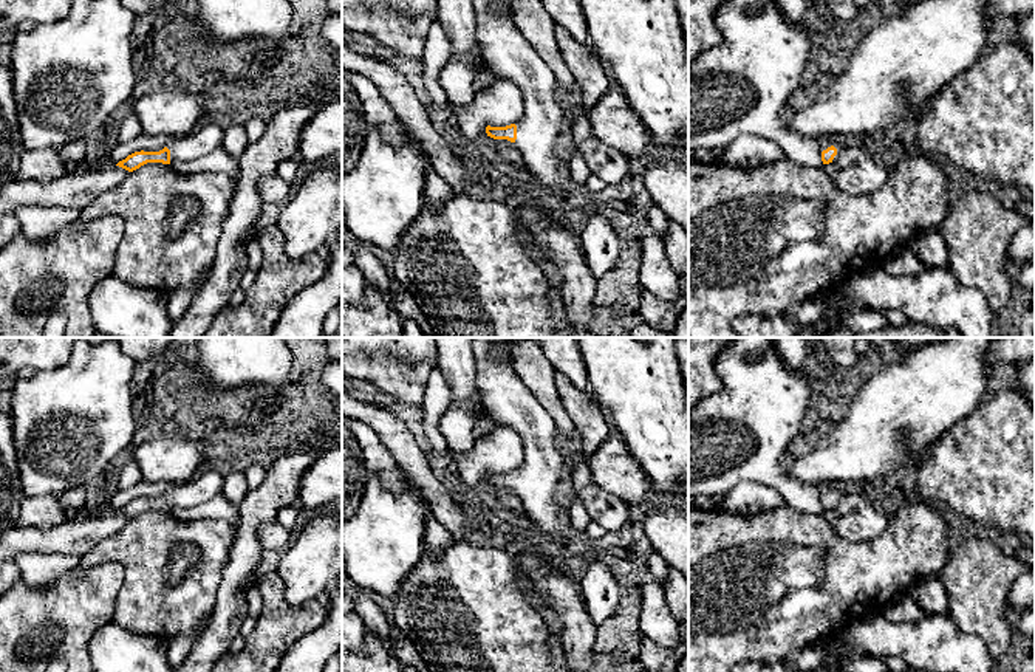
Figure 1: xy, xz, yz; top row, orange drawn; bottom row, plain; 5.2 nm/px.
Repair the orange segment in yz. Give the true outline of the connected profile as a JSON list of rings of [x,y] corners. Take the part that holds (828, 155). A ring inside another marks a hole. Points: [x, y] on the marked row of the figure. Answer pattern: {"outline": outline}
{"outline": [[[829,138],[820,144],[820,153],[823,164],[829,164],[839,158],[839,155],[846,149],[842,138]]]}

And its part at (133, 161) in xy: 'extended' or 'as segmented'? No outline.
extended

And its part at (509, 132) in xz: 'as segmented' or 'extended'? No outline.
extended

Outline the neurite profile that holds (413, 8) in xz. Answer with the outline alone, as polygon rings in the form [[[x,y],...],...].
[[[342,0],[342,9],[351,8],[387,9],[408,17],[436,19],[436,0]]]

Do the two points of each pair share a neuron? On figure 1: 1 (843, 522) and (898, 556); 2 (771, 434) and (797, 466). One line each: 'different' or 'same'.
1: different
2: different

